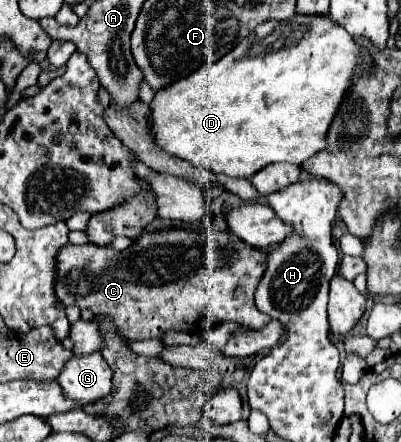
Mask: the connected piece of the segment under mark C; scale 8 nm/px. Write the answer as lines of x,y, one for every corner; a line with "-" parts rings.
162,230
162,232
142,232
134,246
124,252
114,250
112,246
94,246
94,244
66,244
56,254
56,280
54,296
64,306
88,308
96,316
110,316
118,334
124,340
162,340
160,332
206,332
222,322
234,320
252,328
264,328
270,318
262,314
254,304
254,290
262,270
266,270
266,254
246,246
246,242
236,242
234,234
228,230
204,234
192,230

